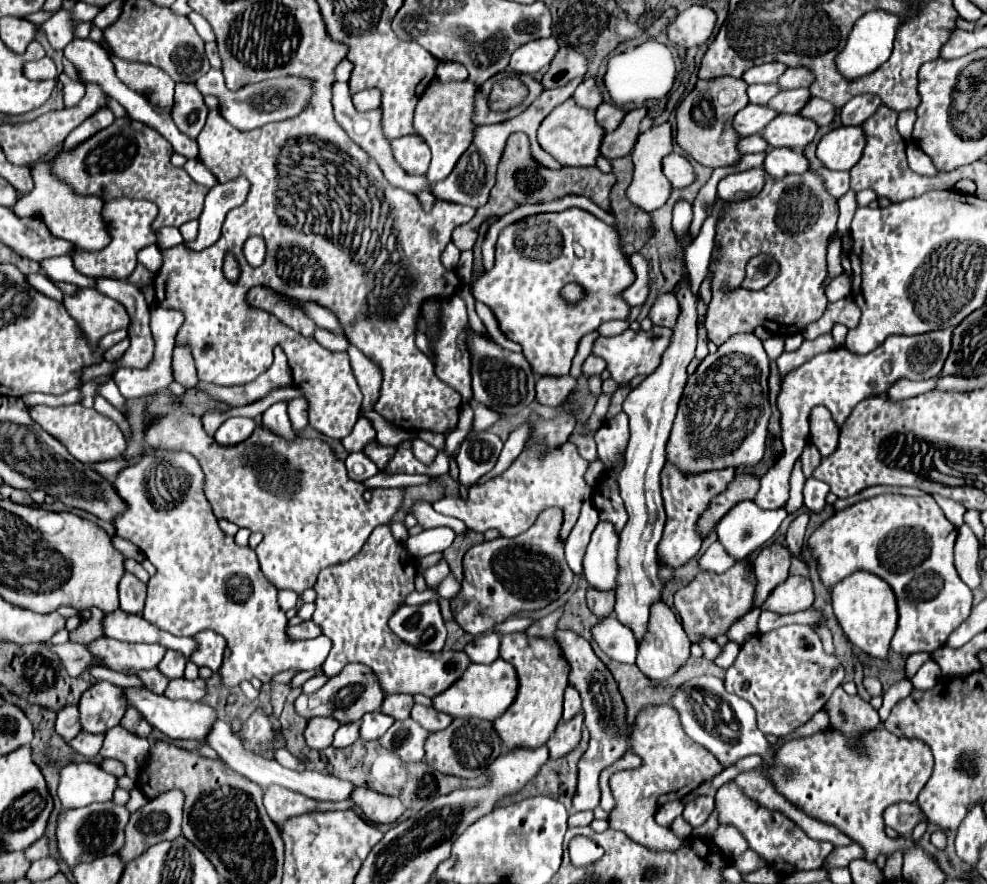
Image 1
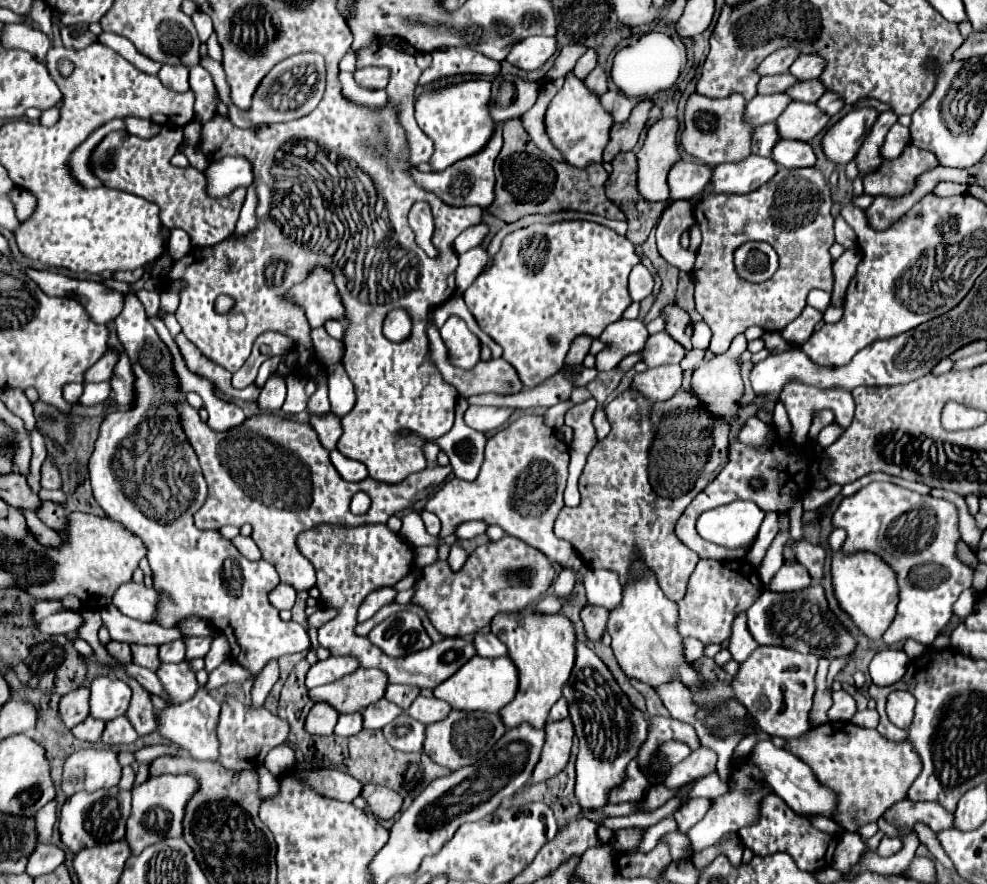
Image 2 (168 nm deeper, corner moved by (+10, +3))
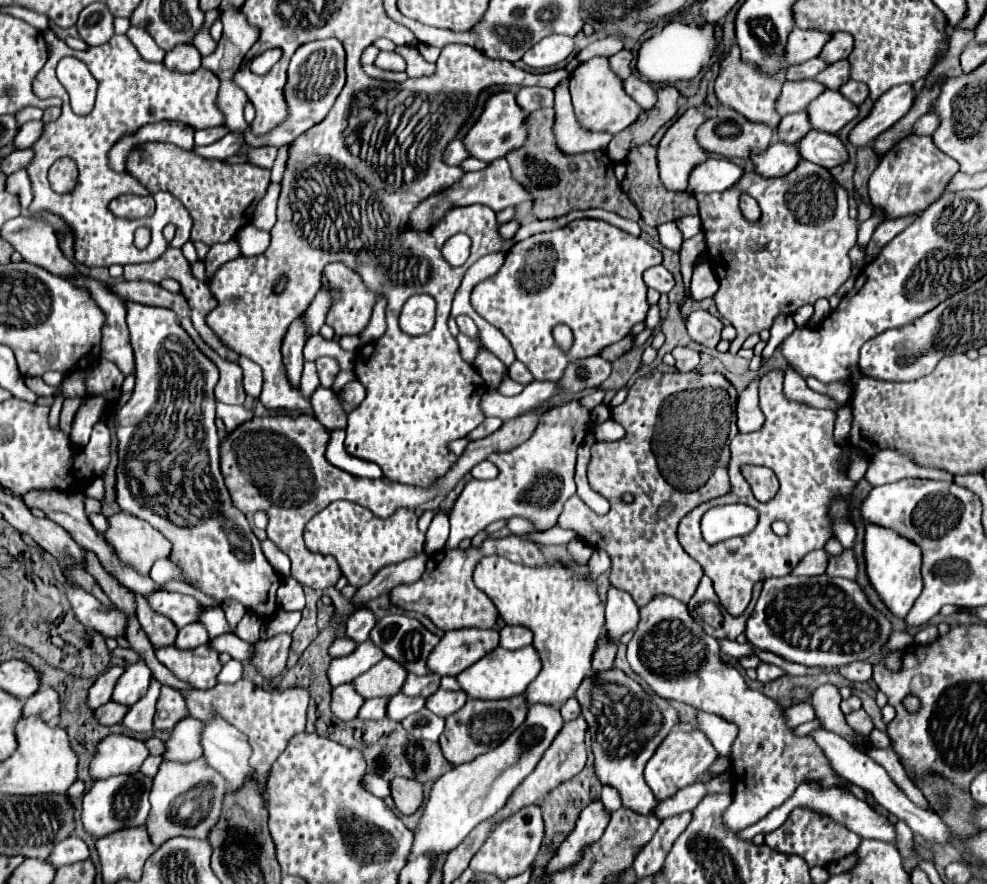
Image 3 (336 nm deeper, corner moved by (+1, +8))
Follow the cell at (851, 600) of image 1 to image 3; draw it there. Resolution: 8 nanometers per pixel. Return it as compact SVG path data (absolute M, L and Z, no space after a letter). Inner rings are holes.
M866 525L866 539L864 539L864 555L866 555L866 571L870 577L870 583L886 603L886 607L896 617L906 617L912 609L914 601L922 593L922 553L920 549L900 533L880 527L880 525Z

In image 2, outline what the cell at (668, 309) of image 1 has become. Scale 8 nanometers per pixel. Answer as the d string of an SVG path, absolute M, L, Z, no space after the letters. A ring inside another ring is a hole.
M669 304L663 308L663 316L665 316L665 330L679 342L685 346L685 350L691 350L691 318L685 310L681 310L677 304Z

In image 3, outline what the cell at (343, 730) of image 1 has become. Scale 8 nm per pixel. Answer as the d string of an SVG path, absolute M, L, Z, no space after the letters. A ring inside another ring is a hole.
M388 697L366 699L358 717L360 719L382 719L382 717L386 717L386 705L388 705Z

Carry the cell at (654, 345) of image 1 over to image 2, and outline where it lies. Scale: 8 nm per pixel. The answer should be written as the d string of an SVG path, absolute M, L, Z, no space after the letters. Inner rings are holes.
M657 332L647 338L639 354L647 368L657 368L661 364L679 364L685 356L685 348L675 342L667 332Z

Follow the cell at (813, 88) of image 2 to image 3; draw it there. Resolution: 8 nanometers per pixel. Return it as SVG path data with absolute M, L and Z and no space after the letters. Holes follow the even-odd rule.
M842 59L842 61L836 61L836 63L828 65L816 77L816 81L822 81L832 91L838 91L840 85L846 83L848 79L850 79L850 63L848 63L848 59Z

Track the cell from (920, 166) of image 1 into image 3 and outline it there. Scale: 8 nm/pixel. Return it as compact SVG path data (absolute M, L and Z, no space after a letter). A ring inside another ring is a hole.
M908 135L882 157L868 181L868 195L874 209L882 209L886 219L918 215L928 209L946 191L950 179L958 173L958 163L942 153L930 135Z

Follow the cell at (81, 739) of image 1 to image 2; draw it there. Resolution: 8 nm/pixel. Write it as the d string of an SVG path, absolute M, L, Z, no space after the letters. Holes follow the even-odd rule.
M89 716L89 718L85 718L85 722L77 724L71 732L73 732L73 736L79 738L79 740L95 744L95 742L101 738L103 728L105 728L105 722L103 722L103 720L95 720L95 718Z

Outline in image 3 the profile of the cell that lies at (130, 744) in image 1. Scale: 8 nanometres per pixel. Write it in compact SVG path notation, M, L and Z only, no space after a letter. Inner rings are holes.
M152 681L148 693L128 709L126 717L124 717L124 725L130 729L130 731L138 731L138 733L148 733L152 731L152 721L154 721L154 713L156 713L156 701L160 697L160 683L158 681Z

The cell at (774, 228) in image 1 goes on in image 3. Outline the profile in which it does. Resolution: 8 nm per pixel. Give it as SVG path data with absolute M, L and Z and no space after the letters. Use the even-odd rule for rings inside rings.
M800 161L798 167L794 171L790 171L788 175L782 175L782 177L762 177L760 173L746 173L742 177L742 181L734 187L734 189L728 189L726 193L698 193L696 195L698 199L698 205L700 205L700 219L702 219L702 231L704 231L704 237L706 237L706 253L708 253L708 263L710 267L714 269L714 273L718 275L718 281L720 281L720 289L718 293L714 295L714 301L716 301L716 307L720 311L722 317L726 317L738 331L738 337L732 341L730 345L730 353L738 353L738 349L742 347L742 343L752 335L752 333L760 333L762 329L770 329L772 327L772 321L776 315L780 313L786 313L786 315L792 315L798 307L810 303L814 305L820 297L830 297L834 295L844 283L846 279L850 277L850 257L848 257L848 251L856 245L856 233L858 233L858 221L856 219L850 219L848 217L848 201L850 201L850 193L838 185L834 181L834 177L830 175L830 171L822 169L820 165L814 165L810 161ZM746 191L750 197L754 197L758 201L758 207L762 211L760 219L758 221L748 221L742 211L740 211L740 205L738 205L738 199L740 199L740 193Z

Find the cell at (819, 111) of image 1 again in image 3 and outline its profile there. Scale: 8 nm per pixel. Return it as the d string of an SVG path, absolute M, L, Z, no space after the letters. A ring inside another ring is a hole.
M852 79L840 87L840 93L842 93L846 99L850 99L852 103L856 103L856 105L862 105L862 103L868 99L868 95L870 95L868 85L864 85L864 83L860 83L860 81L852 81Z

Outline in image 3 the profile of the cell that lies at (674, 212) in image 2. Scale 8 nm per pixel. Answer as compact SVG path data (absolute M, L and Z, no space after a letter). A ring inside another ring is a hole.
M670 221L670 223L664 223L658 227L658 233L660 233L660 243L668 249L674 249L674 251L680 251L680 245L682 245L682 233L678 231L676 223Z

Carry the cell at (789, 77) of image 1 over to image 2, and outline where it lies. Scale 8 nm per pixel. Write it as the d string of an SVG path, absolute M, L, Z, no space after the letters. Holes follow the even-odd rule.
M809 54L809 56L799 56L789 68L789 72L797 80L813 80L813 78L819 78L823 68L825 68L825 60L819 58L817 54Z

